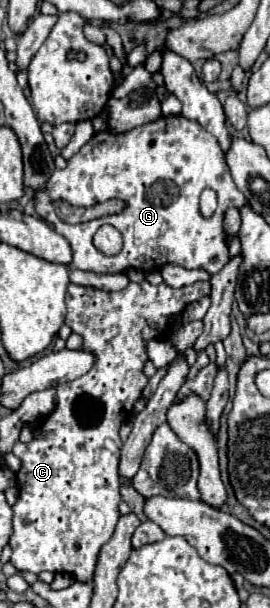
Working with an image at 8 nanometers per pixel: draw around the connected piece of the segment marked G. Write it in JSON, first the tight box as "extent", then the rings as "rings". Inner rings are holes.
{"extent":[34,115,246,275],"rings":[[[182,115],[176,117],[160,117],[158,121],[134,127],[126,133],[110,133],[100,131],[96,133],[66,165],[66,169],[56,169],[46,187],[34,195],[34,209],[36,213],[48,221],[62,237],[72,247],[72,261],[70,269],[84,269],[84,271],[94,271],[94,273],[122,273],[128,269],[140,269],[140,271],[158,271],[162,265],[174,261],[176,265],[182,265],[186,269],[204,269],[210,275],[218,273],[228,257],[228,245],[226,245],[226,231],[224,231],[224,213],[228,207],[242,207],[246,203],[246,197],[238,191],[234,185],[228,165],[224,161],[224,153],[212,133],[208,133],[200,123],[190,121]],[[210,187],[218,195],[218,209],[212,217],[204,219],[198,211],[198,199],[200,193]],[[112,197],[118,197],[128,203],[126,211],[120,215],[110,215],[102,217],[96,221],[80,223],[80,225],[68,225],[62,223],[54,211],[54,201],[68,201],[74,207],[93,207],[96,203],[108,201]],[[104,223],[114,225],[122,237],[124,237],[124,247],[118,255],[104,255],[92,245],[92,235],[96,233],[98,227]]]}

